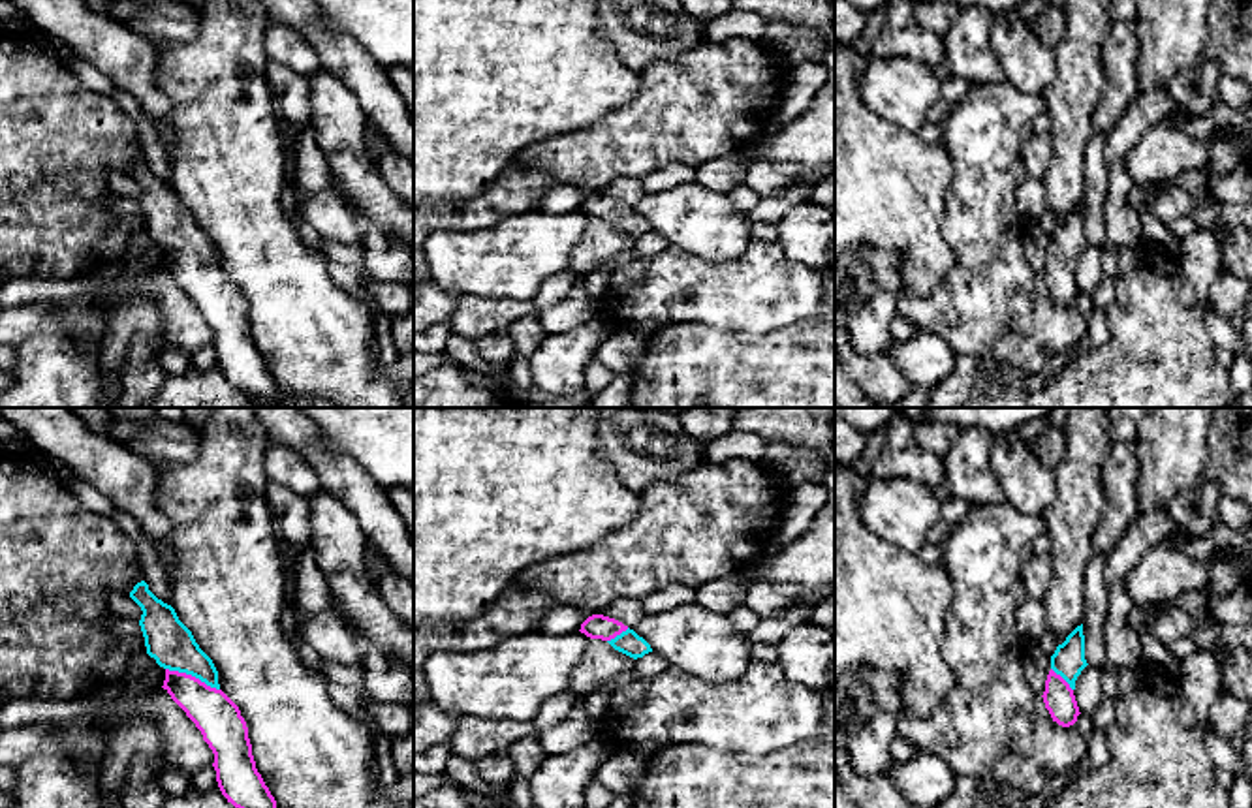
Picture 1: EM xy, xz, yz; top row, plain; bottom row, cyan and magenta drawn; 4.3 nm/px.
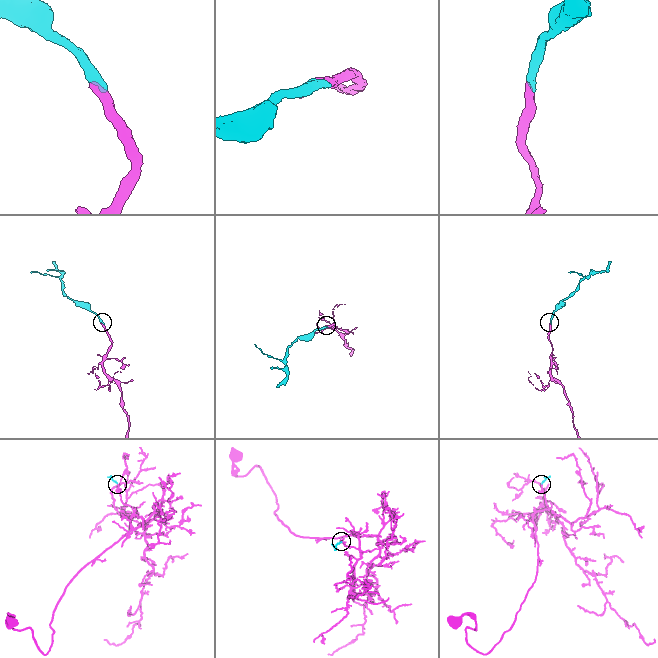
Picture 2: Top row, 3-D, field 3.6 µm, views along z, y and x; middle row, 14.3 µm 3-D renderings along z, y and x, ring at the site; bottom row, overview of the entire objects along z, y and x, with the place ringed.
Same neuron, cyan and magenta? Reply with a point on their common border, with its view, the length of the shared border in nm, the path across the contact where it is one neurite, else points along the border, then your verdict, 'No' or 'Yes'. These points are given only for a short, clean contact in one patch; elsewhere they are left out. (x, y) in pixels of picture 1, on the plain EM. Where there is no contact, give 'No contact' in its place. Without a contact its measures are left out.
Touches cyan at xy (192, 254). Shared border 260 nm. Path across: xy (173, 226), (192, 254), (194, 267), (215, 294). Yes

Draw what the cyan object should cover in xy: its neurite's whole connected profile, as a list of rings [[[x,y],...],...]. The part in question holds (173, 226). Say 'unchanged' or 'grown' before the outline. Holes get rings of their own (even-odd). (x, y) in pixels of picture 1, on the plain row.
grown | [[[145,160],[133,165],[130,177],[143,190],[139,205],[145,216],[147,233],[165,248],[162,267],[196,303],[203,319],[214,333],[212,346],[216,350],[216,361],[222,374],[227,381],[248,395],[263,396],[276,408],[282,408],[276,398],[276,380],[256,348],[246,301],[241,295],[239,286],[220,269],[218,250],[212,239],[199,227],[192,210],[179,199],[175,188],[158,179]]]

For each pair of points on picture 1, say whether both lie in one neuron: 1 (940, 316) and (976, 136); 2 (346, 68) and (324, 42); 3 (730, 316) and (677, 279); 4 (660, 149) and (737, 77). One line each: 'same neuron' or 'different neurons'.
1: same neuron
2: same neuron
3: same neuron
4: same neuron

